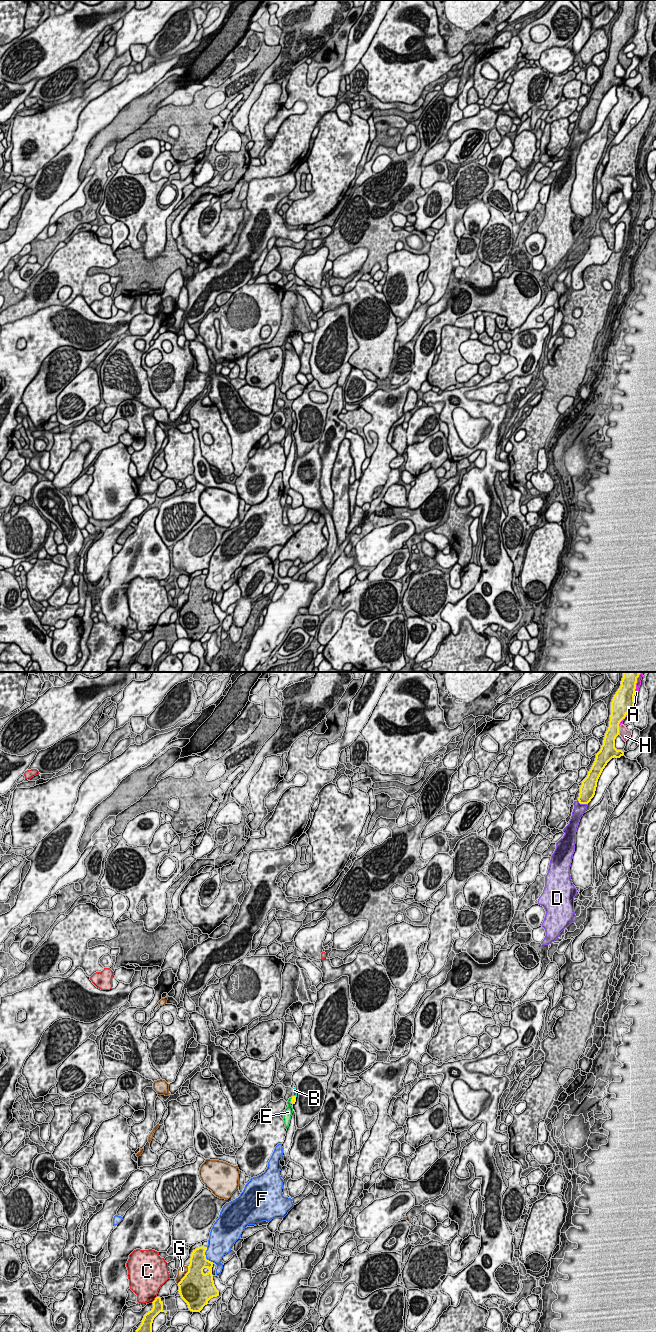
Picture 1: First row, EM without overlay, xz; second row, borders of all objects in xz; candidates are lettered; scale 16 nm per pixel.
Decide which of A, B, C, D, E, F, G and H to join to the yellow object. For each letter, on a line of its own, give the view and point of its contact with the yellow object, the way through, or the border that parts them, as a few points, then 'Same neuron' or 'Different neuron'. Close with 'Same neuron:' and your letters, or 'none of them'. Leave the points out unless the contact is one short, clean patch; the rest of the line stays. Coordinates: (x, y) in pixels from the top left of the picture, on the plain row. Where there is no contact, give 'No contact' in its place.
A: Touches yellow at xz (635, 16). Different neuron
B: Touches yellow at xz (295, 424). Path across: xz (293, 428), (295, 424), (294, 418). Same neuron
C: Touches yellow at xz (155, 627). Different neuron
D: Touches yellow at xz (582, 131). Different neuron
E: Touches yellow at xz (291, 427). Different neuron
F: Touches yellow at xz (205, 584). Different neuron
G: Touches yellow at xz (185, 603). Different neuron
H: Touches yellow at xz (618, 58). Different neuron
Same neuron: B

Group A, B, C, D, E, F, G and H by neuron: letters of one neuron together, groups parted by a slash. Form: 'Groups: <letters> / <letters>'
Groups: A H / B / C / D / E / F / G

